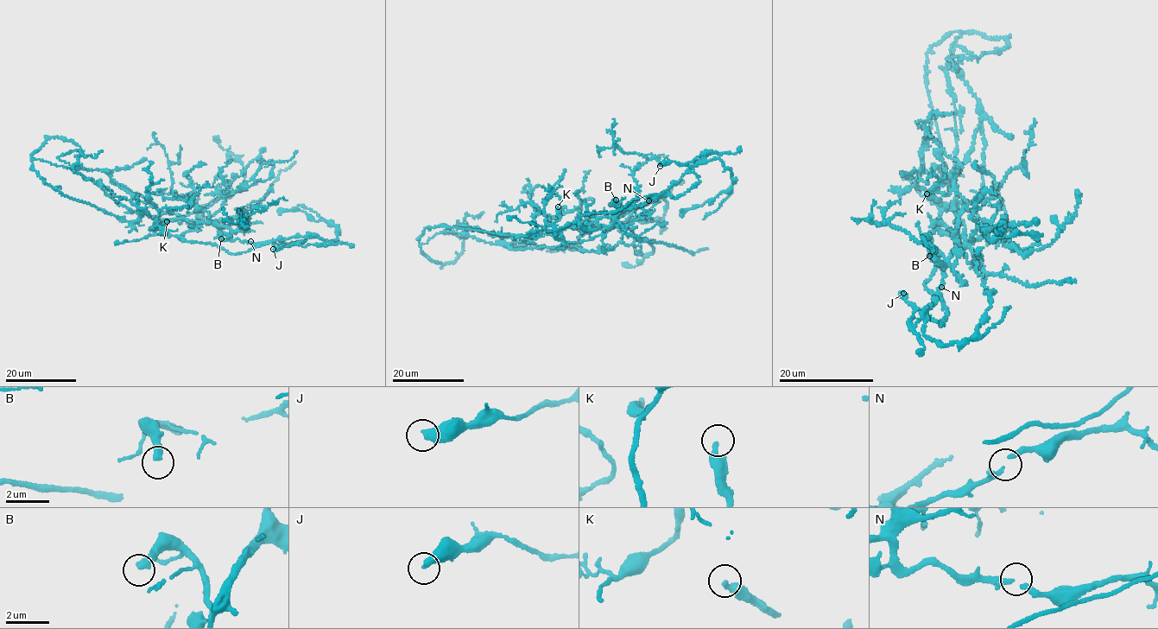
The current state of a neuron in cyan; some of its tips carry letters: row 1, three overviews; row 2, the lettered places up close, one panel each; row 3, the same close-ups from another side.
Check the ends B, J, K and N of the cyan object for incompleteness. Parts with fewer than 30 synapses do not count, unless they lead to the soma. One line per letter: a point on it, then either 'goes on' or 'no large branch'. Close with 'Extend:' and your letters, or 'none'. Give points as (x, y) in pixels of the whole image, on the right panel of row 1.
B: at (929, 256); goes on
J: at (903, 293); no large branch
K: at (927, 193); no large branch
N: at (941, 287); no large branch
Extend: B

